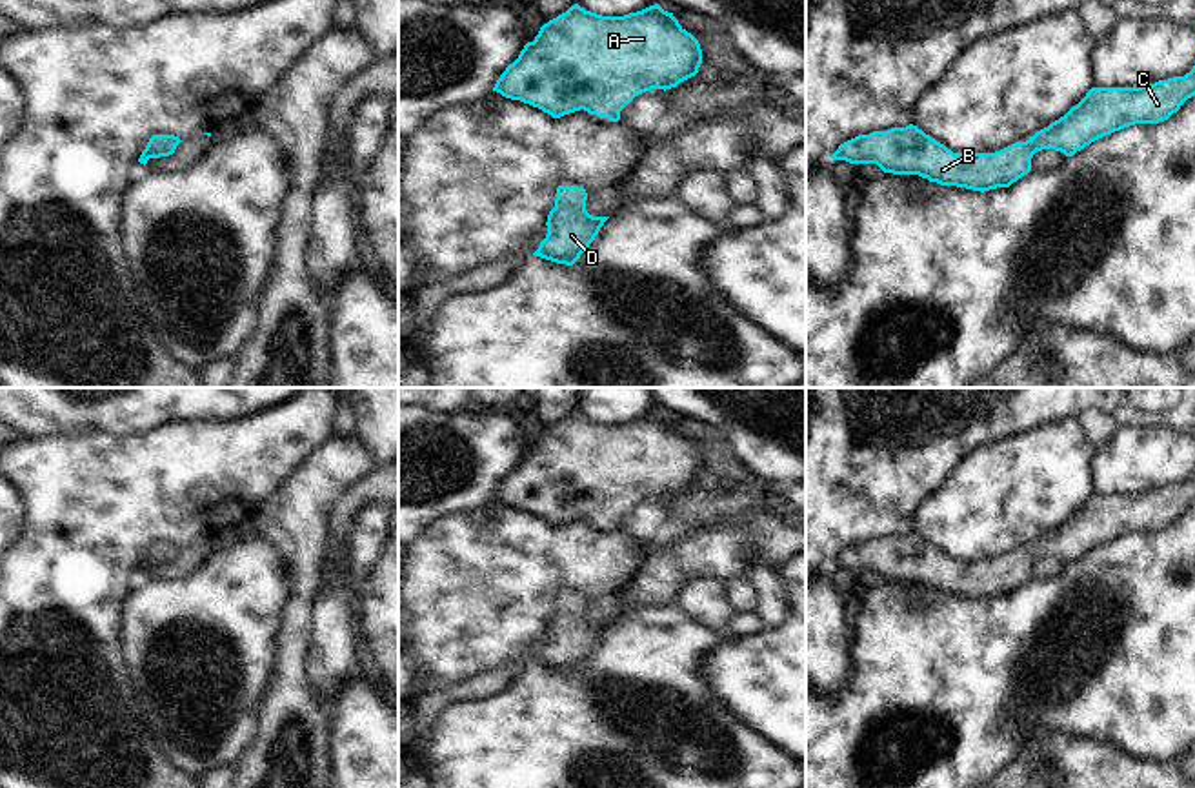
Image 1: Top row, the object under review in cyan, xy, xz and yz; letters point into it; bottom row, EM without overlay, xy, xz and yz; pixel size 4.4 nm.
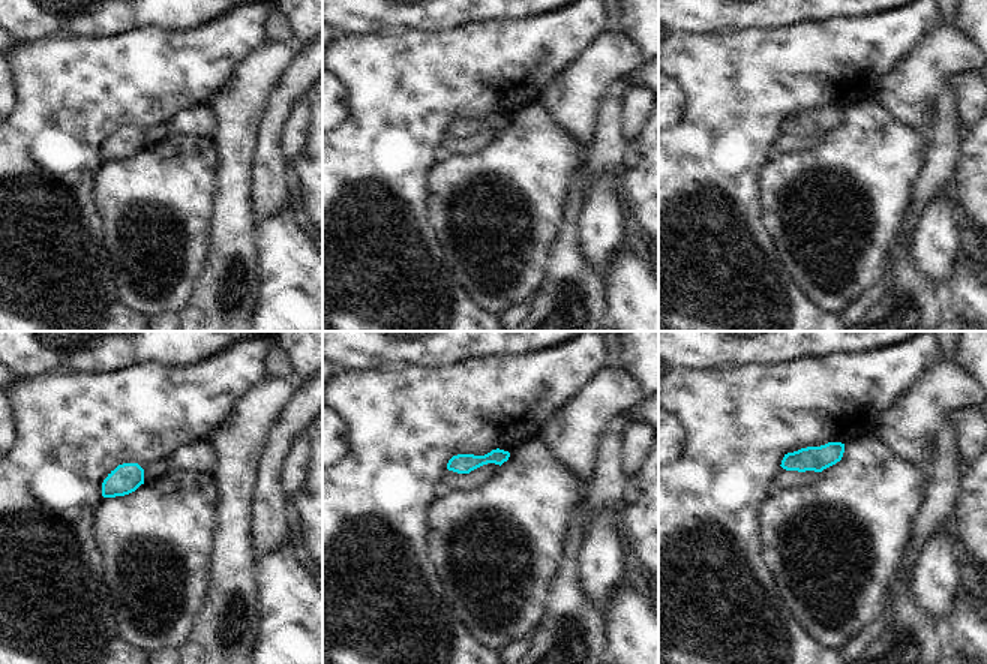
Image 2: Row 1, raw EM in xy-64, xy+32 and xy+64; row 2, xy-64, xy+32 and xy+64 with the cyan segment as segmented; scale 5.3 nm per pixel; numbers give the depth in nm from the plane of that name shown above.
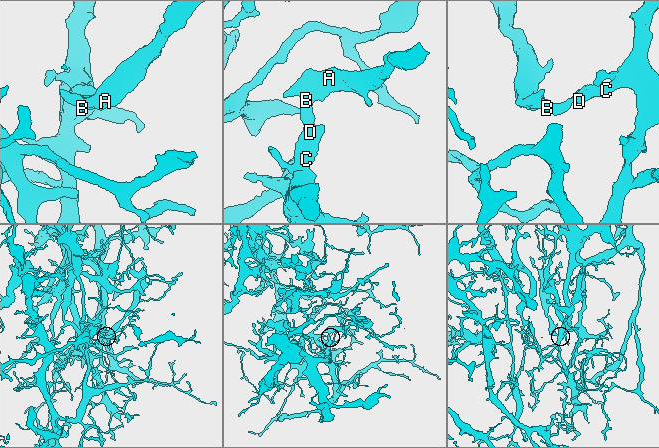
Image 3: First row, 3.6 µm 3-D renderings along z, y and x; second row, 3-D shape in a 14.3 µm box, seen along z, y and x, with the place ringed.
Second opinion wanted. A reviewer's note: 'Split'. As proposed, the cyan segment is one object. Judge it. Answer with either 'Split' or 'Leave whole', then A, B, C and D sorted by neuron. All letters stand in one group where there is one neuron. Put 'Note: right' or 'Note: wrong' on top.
Note: wrong
Leave whole. Groups: A B C D.

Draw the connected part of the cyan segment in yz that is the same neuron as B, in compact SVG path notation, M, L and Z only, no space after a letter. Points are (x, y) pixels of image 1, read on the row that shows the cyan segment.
M1195 66L1184 76L1173 76L1140 87L1091 87L1064 116L1037 131L1026 142L1015 142L995 153L953 153L944 144L909 124L906 127L859 135L840 144L831 158L849 164L877 164L884 173L919 175L940 186L957 186L984 193L997 187L1009 187L1028 175L1037 151L1055 149L1071 157L1091 142L1124 127L1168 120L1191 96L1195 96Z

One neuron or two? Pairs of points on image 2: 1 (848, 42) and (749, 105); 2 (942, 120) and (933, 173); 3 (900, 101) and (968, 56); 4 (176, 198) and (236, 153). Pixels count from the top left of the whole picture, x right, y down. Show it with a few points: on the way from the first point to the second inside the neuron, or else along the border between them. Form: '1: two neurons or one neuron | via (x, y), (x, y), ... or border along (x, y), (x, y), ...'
1: one neuron | via (824, 63), (782, 72), (773, 81)
2: one neuron | via (942, 134), (942, 155), (939, 159)
3: one neuron | via (917, 84), (945, 56), (951, 56)
4: two neurons | border along (210, 135), (216, 155), (213, 203)

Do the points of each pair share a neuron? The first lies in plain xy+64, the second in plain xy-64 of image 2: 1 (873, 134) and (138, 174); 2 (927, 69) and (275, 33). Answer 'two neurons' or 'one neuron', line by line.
1: one neuron
2: two neurons

